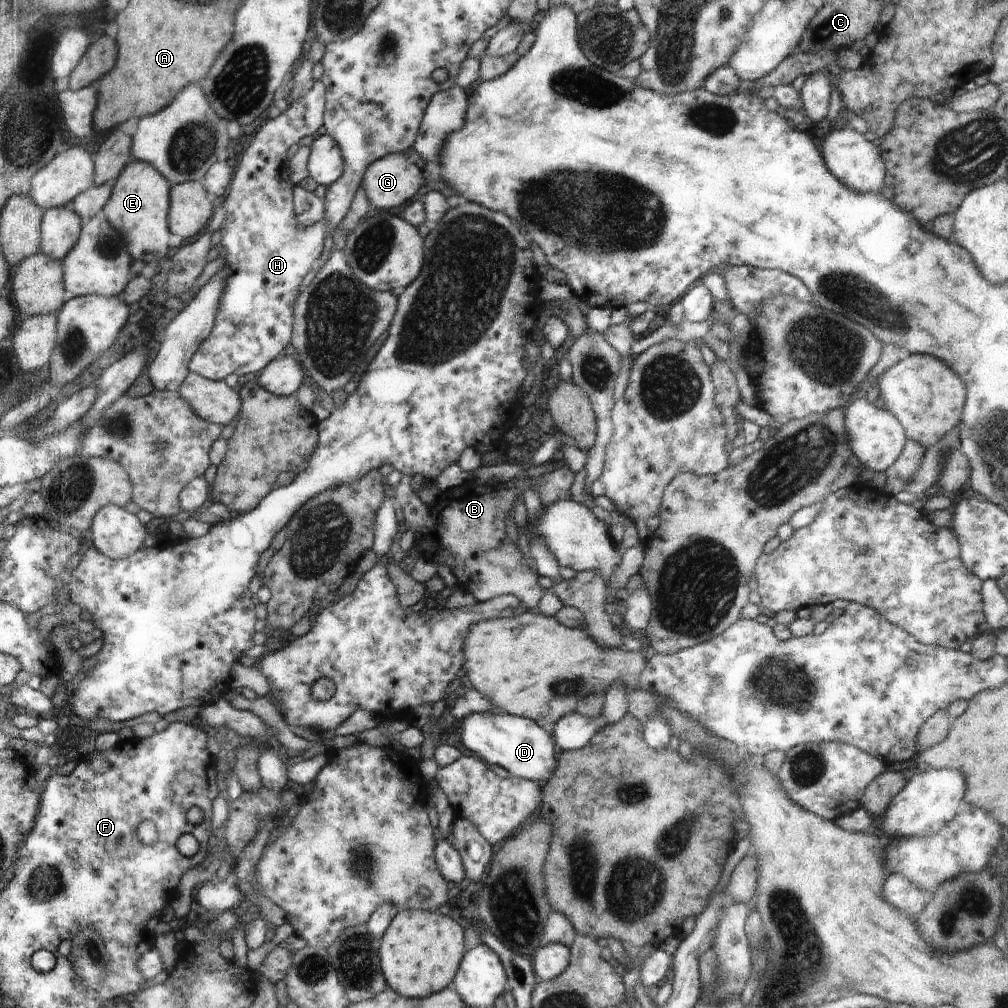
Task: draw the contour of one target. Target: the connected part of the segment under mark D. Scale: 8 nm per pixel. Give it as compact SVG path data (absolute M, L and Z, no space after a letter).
M498 711L493 714L472 713L462 719L461 741L483 762L502 766L512 777L538 783L550 778L555 771L558 755L554 752L552 737L537 722Z

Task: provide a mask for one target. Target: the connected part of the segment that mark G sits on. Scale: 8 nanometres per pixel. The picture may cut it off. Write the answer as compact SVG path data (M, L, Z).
M409 153L383 156L371 164L362 186L368 200L382 211L410 202L424 185L422 171L408 159Z

